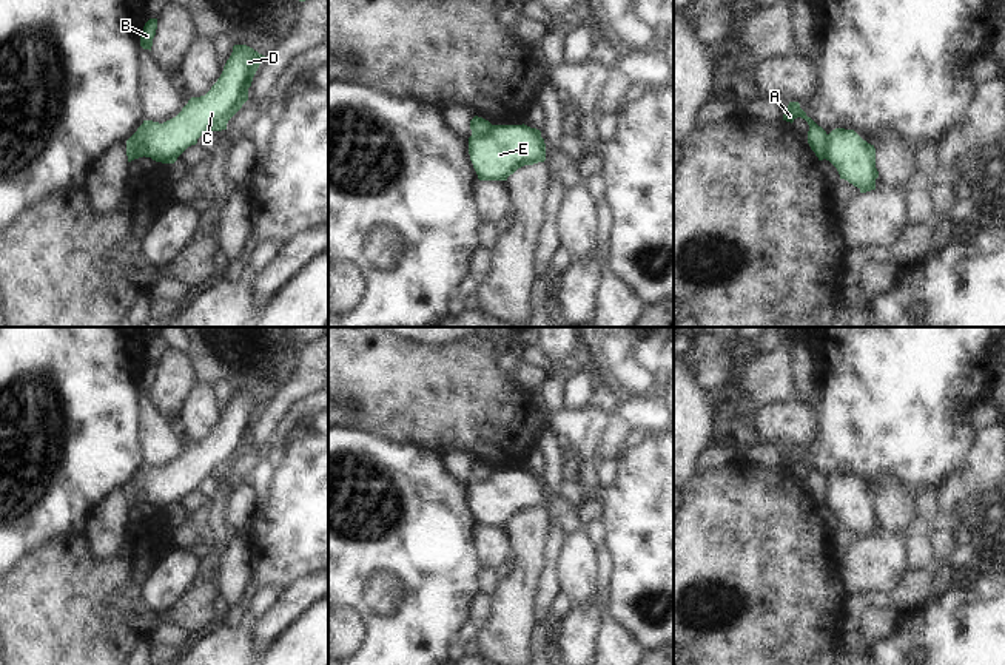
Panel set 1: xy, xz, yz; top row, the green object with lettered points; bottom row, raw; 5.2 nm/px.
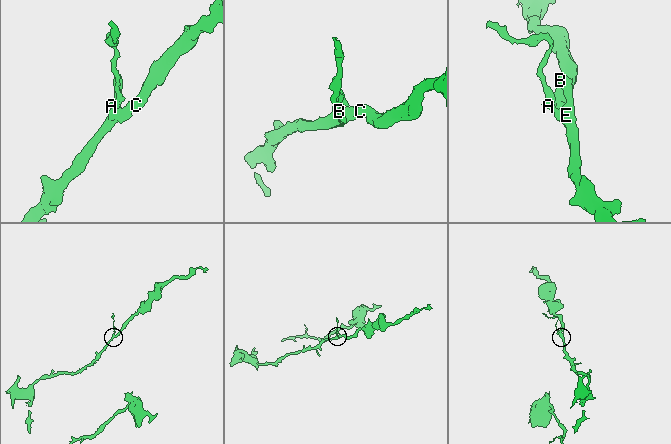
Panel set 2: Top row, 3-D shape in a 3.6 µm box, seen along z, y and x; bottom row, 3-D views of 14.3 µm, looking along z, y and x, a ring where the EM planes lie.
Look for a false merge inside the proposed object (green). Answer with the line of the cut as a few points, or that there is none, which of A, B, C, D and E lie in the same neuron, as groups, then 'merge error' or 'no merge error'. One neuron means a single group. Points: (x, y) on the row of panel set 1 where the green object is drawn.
cut in yz along (825, 135), (826, 158); A / B C D E; merge error

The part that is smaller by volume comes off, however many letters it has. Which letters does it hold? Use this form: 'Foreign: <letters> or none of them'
Foreign: A

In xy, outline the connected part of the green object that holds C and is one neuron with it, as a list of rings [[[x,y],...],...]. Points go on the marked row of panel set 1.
[[[234,45],[220,77],[205,96],[191,97],[176,117],[163,123],[143,120],[126,140],[128,162],[137,159],[137,154],[142,151],[145,157],[151,157],[156,162],[174,164],[188,147],[197,143],[203,133],[227,130],[228,120],[248,100],[248,88],[264,59],[265,56],[247,45]]]

